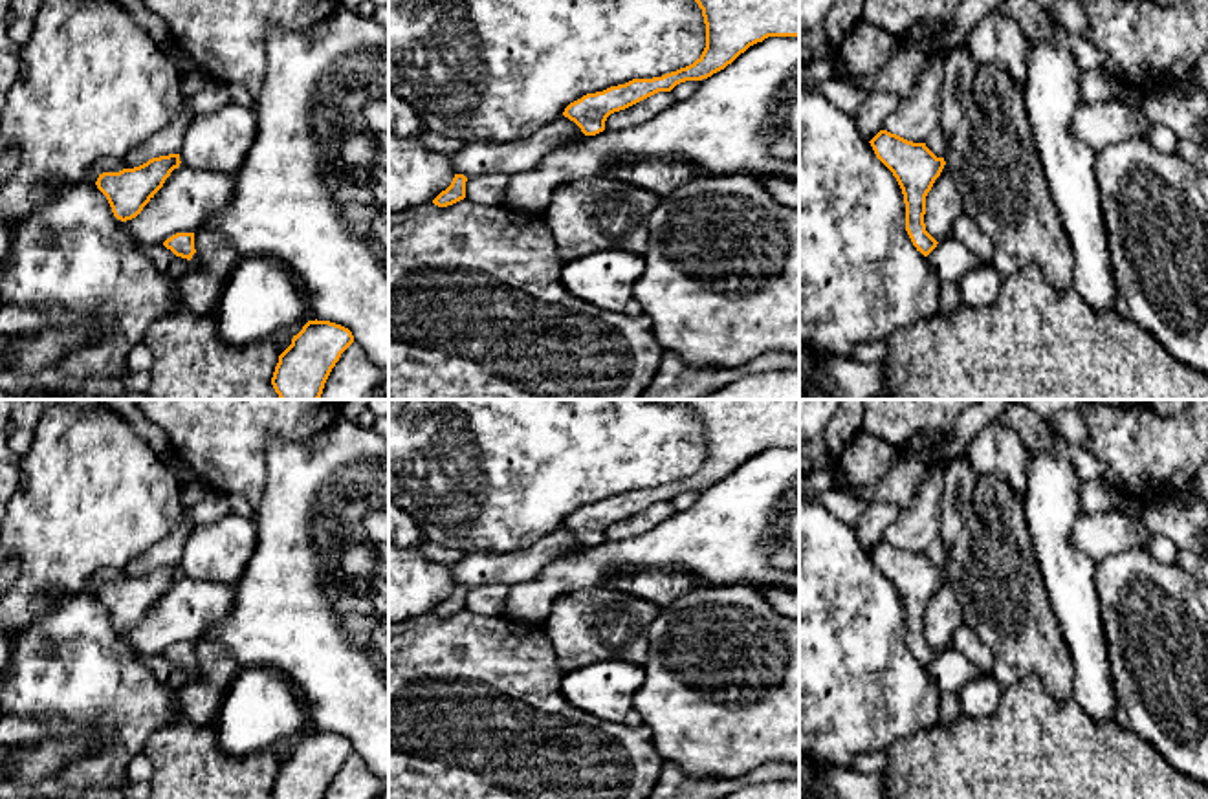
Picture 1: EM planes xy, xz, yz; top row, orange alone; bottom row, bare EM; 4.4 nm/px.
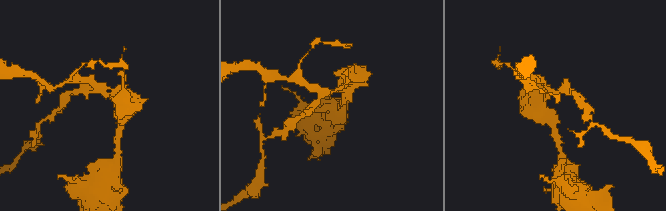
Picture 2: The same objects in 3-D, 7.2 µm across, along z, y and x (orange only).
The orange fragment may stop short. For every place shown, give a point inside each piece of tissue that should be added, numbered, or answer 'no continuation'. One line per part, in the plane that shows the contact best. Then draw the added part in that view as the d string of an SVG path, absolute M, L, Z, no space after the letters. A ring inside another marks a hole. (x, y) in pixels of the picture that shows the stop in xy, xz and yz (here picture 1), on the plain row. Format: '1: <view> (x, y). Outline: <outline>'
no continuation

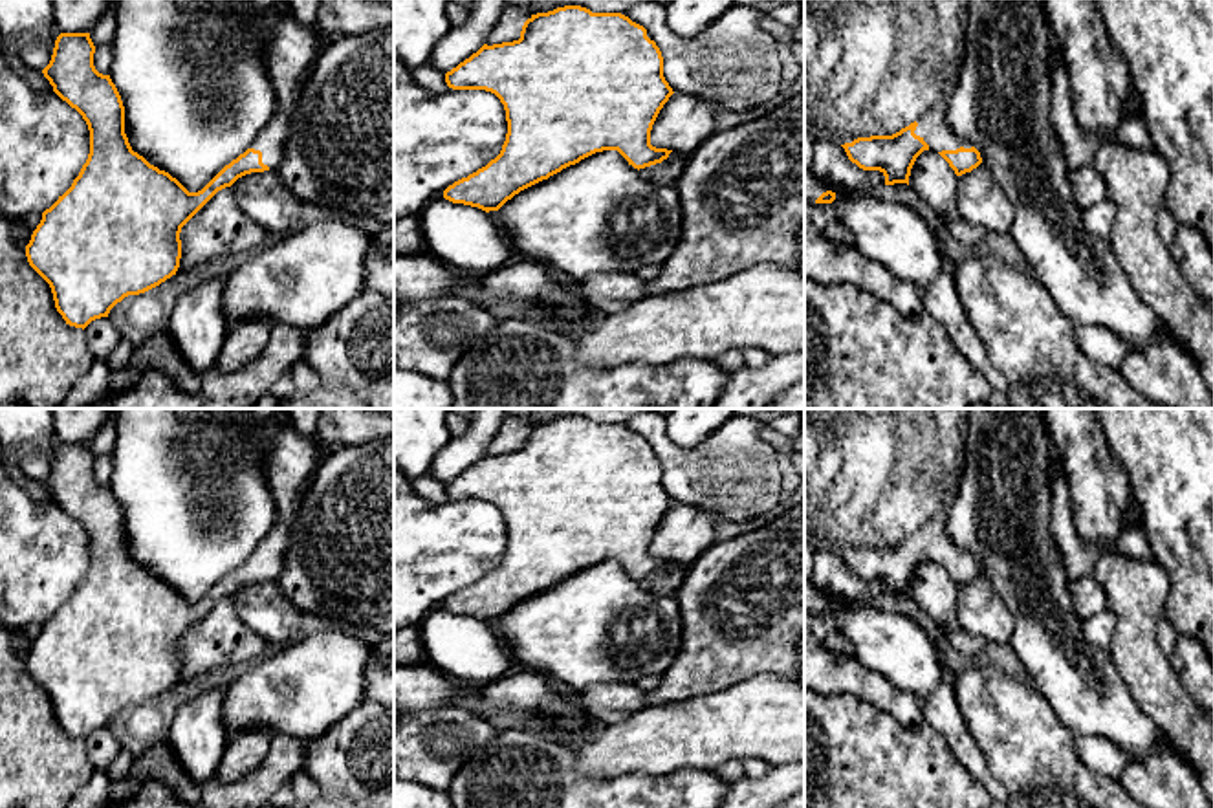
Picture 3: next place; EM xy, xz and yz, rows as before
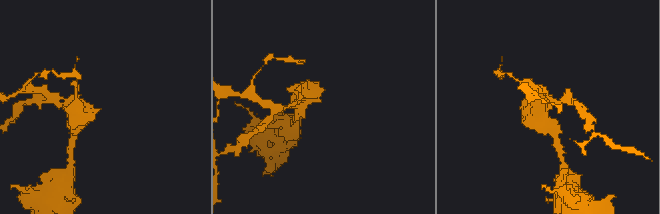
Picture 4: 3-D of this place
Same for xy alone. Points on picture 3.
1: xy (290, 462). Outline: M291 420L279 427L273 445L266 451L262 471L275 502L275 522L251 559L262 562L262 573L269 581L275 581L280 573L297 500L319 467L322 454L324 449L317 434L299 432Z

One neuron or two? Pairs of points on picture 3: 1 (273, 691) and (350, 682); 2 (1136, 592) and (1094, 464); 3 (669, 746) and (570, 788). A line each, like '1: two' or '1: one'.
1: one
2: two
3: two

